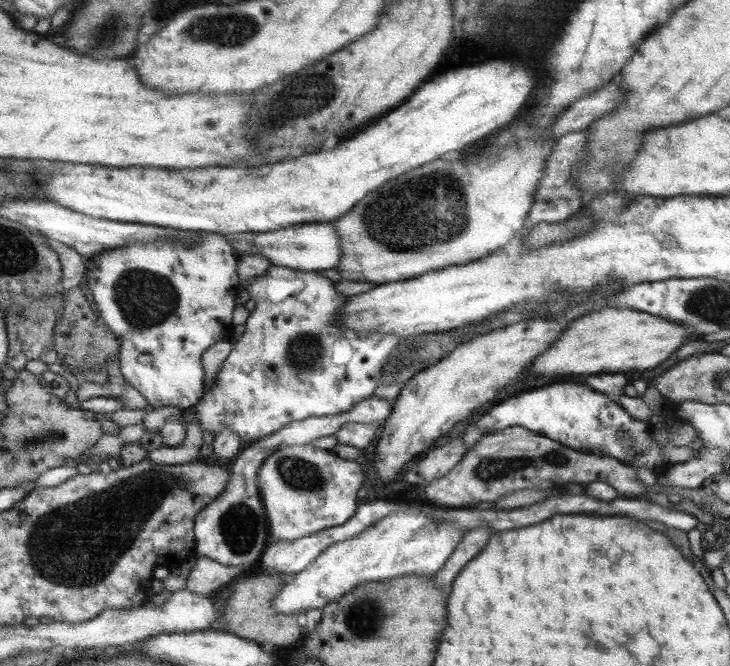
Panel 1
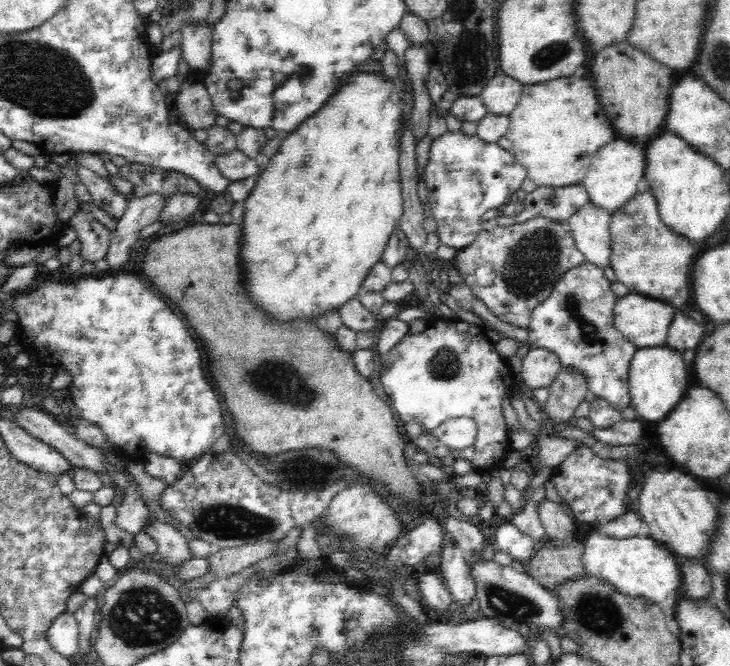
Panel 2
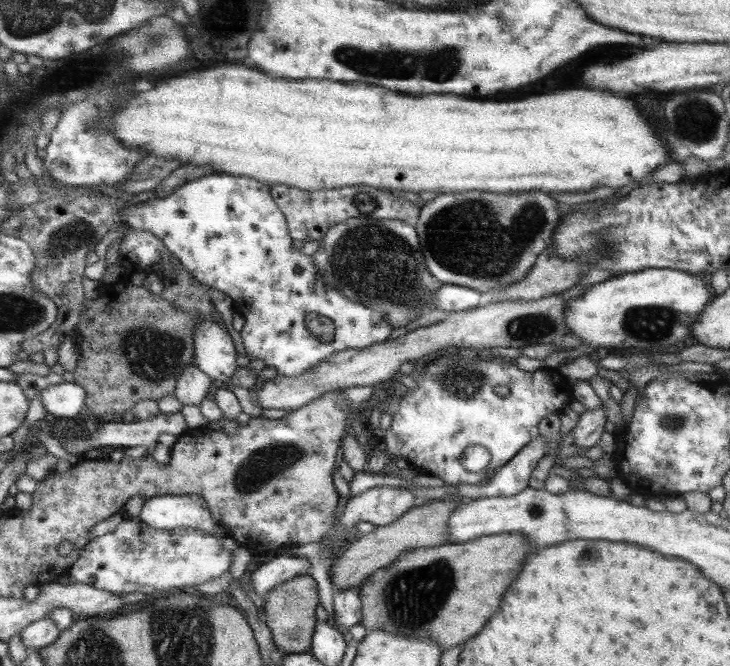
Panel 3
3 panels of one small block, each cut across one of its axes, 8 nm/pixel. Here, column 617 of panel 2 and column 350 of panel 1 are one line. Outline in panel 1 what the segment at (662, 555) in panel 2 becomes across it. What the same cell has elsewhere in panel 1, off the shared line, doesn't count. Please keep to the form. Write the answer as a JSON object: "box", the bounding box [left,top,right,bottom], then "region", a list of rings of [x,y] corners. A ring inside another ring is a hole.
{"box":[272,507,461,615],"region":[[[401,507],[353,538],[330,544],[301,572],[288,578],[272,598],[273,611],[287,615],[305,608],[322,609],[361,583],[376,583],[403,575],[432,577],[447,562],[461,536],[461,527],[449,519],[436,521],[415,507]]]}

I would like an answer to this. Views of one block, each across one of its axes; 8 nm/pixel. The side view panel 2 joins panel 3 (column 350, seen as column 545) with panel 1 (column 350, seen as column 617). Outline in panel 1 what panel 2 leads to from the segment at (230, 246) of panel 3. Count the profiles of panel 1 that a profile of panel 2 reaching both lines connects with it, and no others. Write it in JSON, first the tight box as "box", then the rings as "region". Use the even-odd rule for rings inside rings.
{"box":[177,265,400,442],"region":[[[272,265],[264,276],[242,287],[242,292],[244,299],[255,302],[255,307],[244,322],[241,337],[234,342],[227,359],[219,366],[215,382],[204,390],[195,406],[181,409],[181,413],[177,414],[183,424],[187,424],[187,415],[195,415],[201,432],[207,429],[215,436],[229,427],[237,433],[239,442],[255,442],[298,420],[348,411],[373,395],[375,388],[381,384],[381,368],[399,346],[400,338],[393,334],[366,335],[339,327],[339,311],[348,302],[349,296],[337,293],[336,285],[325,276]]]}

